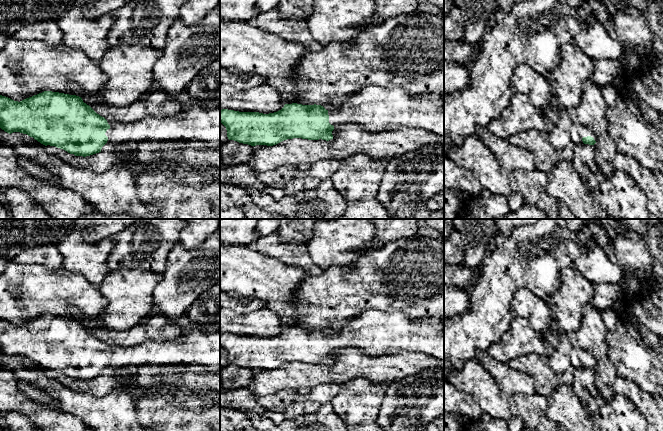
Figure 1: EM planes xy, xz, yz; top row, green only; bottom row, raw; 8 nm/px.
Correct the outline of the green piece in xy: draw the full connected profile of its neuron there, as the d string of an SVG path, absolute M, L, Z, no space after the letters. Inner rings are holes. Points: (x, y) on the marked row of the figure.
M44 91L20 102L0 95L0 128L9 134L27 134L45 146L55 146L75 156L86 157L101 152L104 145L118 146L127 142L220 142L220 105L187 108L174 117L147 116L135 122L121 123L106 120L76 95Z

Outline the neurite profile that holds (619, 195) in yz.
M614 171L592 191L594 200L609 217L624 219L654 219L647 207L647 198L638 184L625 172Z

